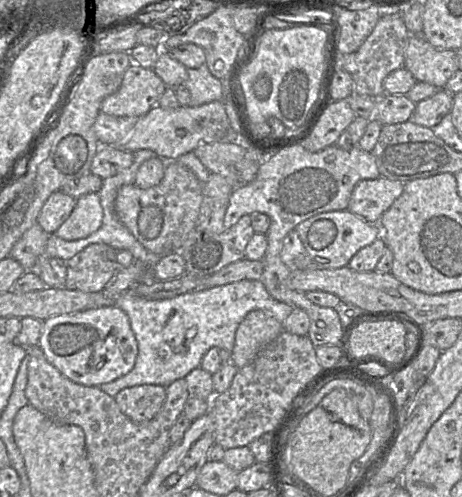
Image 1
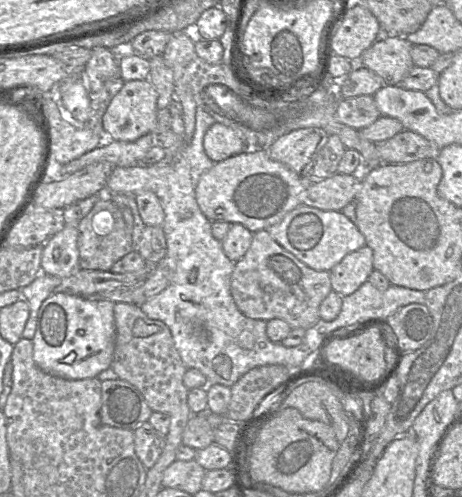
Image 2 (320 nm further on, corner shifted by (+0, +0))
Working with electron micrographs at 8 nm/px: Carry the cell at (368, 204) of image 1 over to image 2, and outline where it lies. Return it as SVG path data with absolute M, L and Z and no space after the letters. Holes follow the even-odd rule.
M336 173L331 177L313 180L300 195L300 204L320 210L341 211L348 203L355 201L361 184L360 175Z

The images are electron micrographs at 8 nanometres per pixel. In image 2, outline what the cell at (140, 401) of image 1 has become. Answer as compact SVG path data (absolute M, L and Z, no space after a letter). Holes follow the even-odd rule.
M116 379L101 382L101 421L112 427L135 430L149 420L152 409L131 383Z

